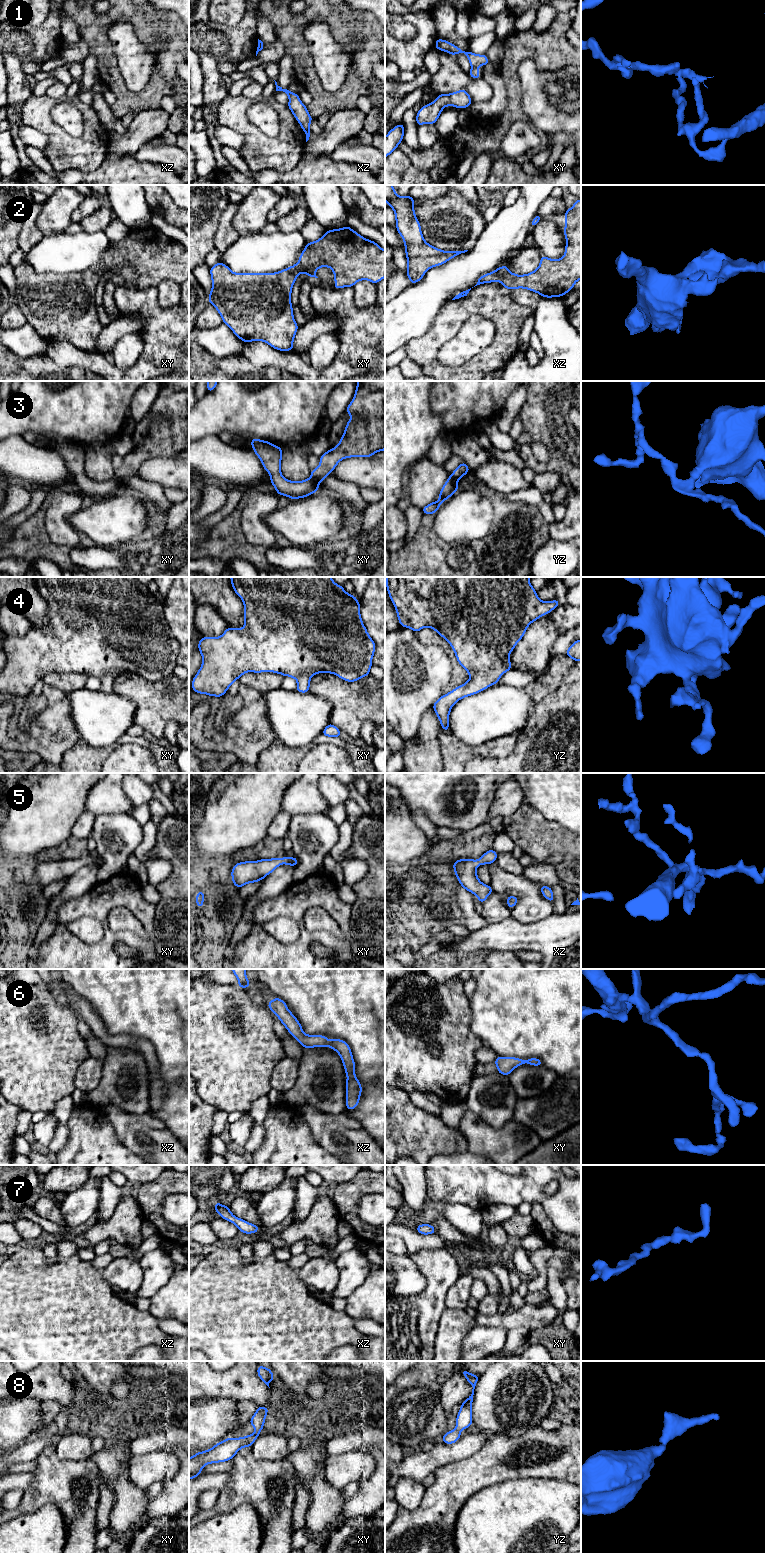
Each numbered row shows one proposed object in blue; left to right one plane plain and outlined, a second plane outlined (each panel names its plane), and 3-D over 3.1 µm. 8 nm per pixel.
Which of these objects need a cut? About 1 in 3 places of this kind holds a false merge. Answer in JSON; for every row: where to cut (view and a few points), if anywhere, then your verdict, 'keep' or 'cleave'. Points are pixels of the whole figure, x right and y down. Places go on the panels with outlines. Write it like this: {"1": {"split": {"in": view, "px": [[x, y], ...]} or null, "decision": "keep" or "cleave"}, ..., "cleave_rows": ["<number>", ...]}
{"1": {"split": {"in": "xy", "px": [[477, 65], [472, 67]]}, "decision": "cleave"}, "2": {"split": null, "decision": "keep"}, "3": {"split": {"in": "xy", "px": [[311, 476], [318, 483]]}, "decision": "cleave"}, "4": {"split": null, "decision": "keep"}, "5": {"split": null, "decision": "keep"}, "6": {"split": null, "decision": "keep"}, "7": {"split": null, "decision": "keep"}, "8": {"split": null, "decision": "keep"}, "cleave_rows": ["1", "3"]}

